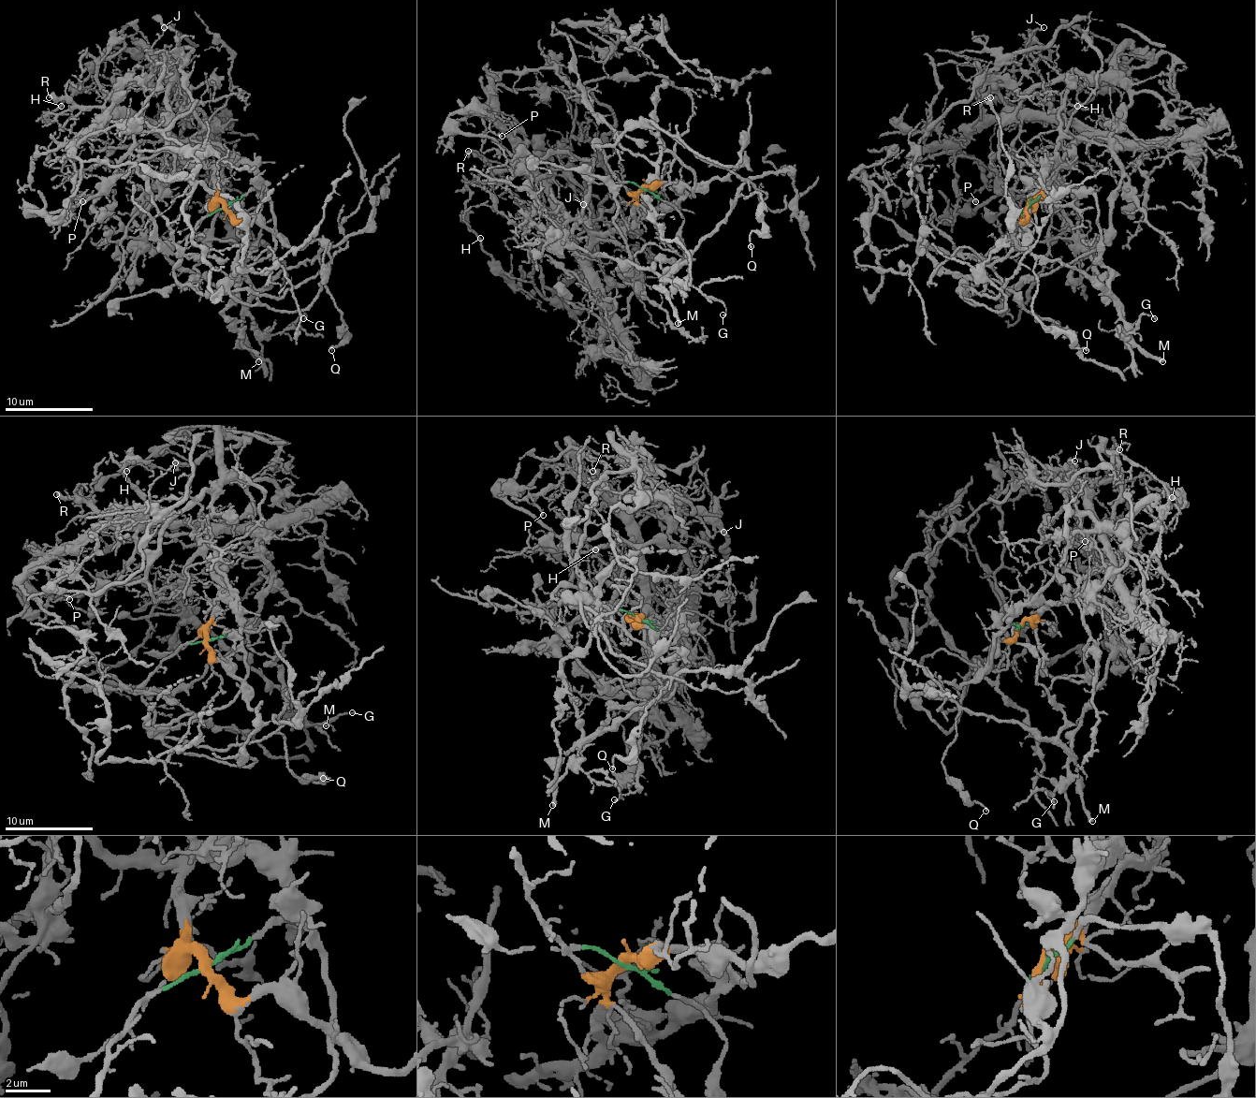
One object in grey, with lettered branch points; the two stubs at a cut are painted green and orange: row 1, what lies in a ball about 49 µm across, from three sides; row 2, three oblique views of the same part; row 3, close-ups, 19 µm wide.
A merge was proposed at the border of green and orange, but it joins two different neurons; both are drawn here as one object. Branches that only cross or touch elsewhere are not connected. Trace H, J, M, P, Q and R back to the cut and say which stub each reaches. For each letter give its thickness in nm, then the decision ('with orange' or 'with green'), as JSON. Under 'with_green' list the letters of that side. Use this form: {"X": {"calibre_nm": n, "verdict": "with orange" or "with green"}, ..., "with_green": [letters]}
{"H": {"calibre_nm": 200, "verdict": "with orange"}, "J": {"calibre_nm": 130, "verdict": "with orange"}, "M": {"calibre_nm": 320, "verdict": "with green"}, "P": {"calibre_nm": 100, "verdict": "with orange"}, "Q": {"calibre_nm": 160, "verdict": "with green"}, "R": {"calibre_nm": 320, "verdict": "with orange"}, "with_green": ["M", "Q"]}

